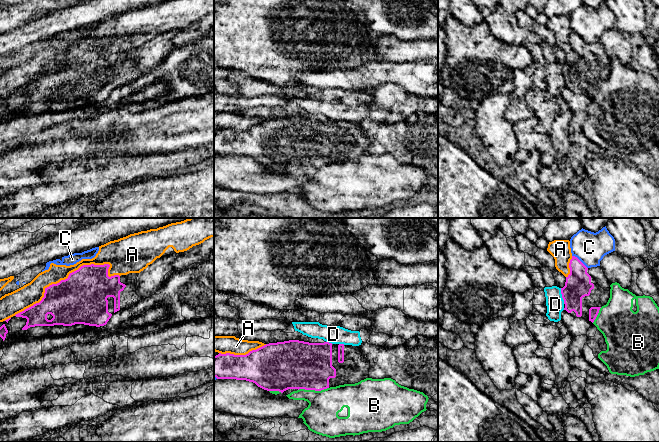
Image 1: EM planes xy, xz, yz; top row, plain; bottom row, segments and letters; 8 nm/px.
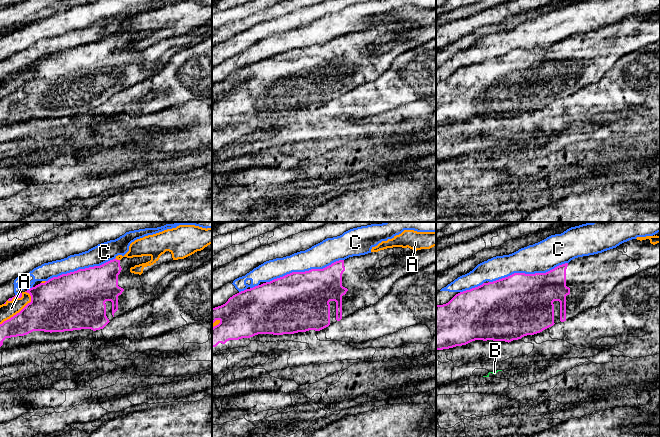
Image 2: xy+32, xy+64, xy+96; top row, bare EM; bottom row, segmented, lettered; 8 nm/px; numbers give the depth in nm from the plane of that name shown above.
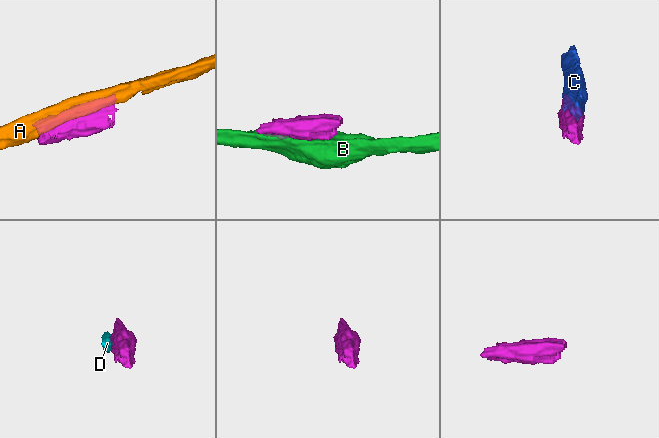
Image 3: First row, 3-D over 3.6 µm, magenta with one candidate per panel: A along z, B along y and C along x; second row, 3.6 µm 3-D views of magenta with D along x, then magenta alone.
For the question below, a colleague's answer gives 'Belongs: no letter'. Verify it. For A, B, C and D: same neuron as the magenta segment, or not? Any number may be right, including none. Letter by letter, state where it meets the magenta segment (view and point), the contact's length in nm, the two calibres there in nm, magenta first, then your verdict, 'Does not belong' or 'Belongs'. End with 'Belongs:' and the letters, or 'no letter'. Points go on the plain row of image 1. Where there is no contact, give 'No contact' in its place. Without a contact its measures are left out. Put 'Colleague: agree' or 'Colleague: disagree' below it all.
A: Touches magenta at xy (69, 51). Shared border 900 nm. Thickness 400 nm (magenta) against 140 nm. Does not belong
B: Touches magenta at xz (313, 165). Shared border 240 nm. Thickness 380 nm (magenta) against 280 nm. Does not belong
C: Touches magenta at yz (580, 37). Shared border 170 nm. Thickness 220 nm (magenta) against 260 nm. Does not belong
D: Touches magenta at yz (562, 72). Shared border 130 nm. Thickness 220 nm (magenta) against 140 nm. Does not belong
Belongs: no letter
Colleague: agree

